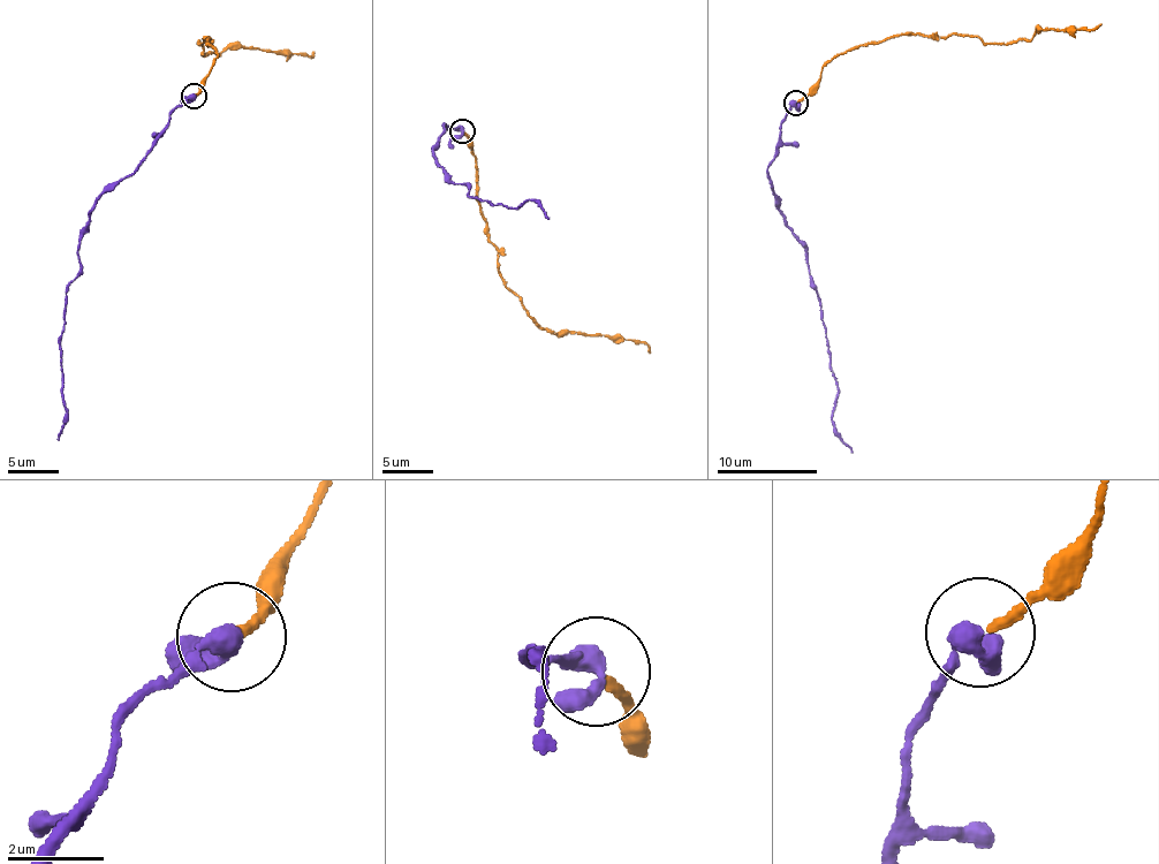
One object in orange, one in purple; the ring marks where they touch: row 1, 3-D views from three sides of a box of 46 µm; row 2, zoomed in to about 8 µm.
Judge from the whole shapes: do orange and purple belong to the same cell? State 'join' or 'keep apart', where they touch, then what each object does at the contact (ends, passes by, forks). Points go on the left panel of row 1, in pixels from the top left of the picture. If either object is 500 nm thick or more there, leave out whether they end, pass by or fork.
join; place (194, 96); orange ends; purple passes by

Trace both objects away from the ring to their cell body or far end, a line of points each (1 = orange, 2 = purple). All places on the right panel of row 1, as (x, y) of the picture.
1: (797, 103), (822, 69), (841, 53), (902, 33), (1007, 42), (1052, 28), (1085, 29), (1101, 23)
2: (796, 103), (780, 124), (766, 172), (782, 216), (805, 250), (838, 386), (832, 423), (853, 452)

